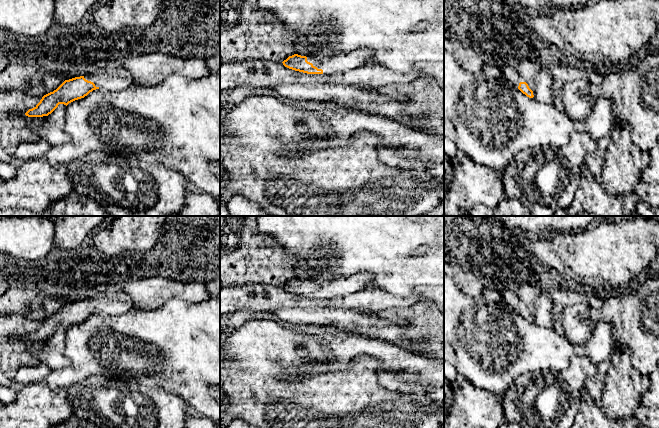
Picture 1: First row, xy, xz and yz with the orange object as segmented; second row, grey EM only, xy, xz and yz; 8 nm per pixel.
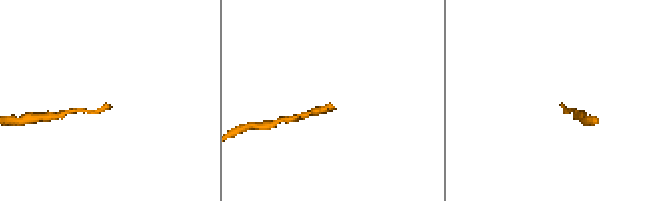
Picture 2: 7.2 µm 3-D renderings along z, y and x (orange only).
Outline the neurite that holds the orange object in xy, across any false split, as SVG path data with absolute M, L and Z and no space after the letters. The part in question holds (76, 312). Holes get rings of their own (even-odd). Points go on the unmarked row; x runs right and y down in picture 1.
M123 292L109 294L99 298L85 299L65 304L56 314L42 321L40 326L25 339L43 341L51 338L59 328L69 327L84 322L96 313L119 315L132 309L129 297Z

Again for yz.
M504 289L501 292L503 301L514 311L519 313L523 318L529 322L533 322L533 315L529 312L524 302L518 297L517 291Z

